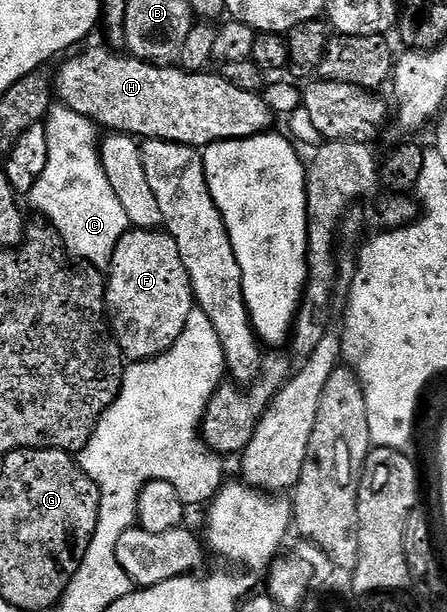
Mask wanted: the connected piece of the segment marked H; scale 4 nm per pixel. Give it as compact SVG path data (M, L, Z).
M107 47L102 48L87 49L80 57L68 56L68 61L60 67L59 74L54 74L53 93L62 104L68 105L79 115L85 115L104 130L126 133L136 139L151 137L152 142L166 141L173 145L206 147L215 141L256 137L272 128L273 114L263 102L262 96L241 91L241 87L233 87L233 83L221 75L215 74L214 77L211 71L188 73L180 67L164 67Z

